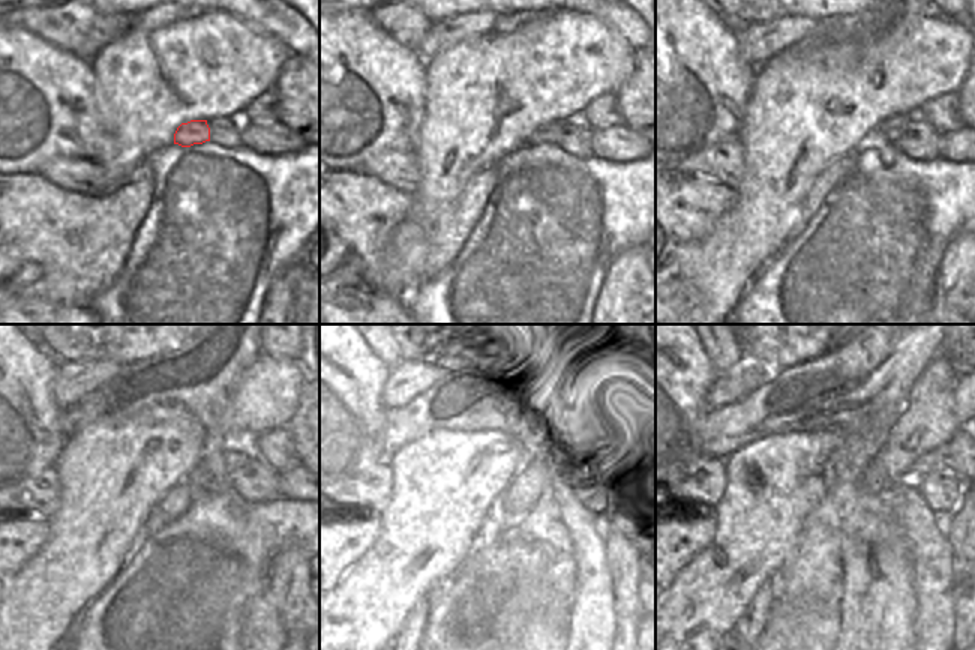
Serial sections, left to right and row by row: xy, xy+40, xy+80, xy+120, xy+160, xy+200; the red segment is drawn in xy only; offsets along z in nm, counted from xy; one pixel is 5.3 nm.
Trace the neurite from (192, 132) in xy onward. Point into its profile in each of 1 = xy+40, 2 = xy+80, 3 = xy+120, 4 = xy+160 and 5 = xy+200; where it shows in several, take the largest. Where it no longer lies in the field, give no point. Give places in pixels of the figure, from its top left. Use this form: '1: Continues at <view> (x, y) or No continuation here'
1: Continues at xy+40 (546, 134)
2: Continues at xy+80 (888, 131)
3: Continues at xy+120 (231, 460)
4: Continues at xy+160 (576, 463)
5: Continues at xy+200 (927, 463).

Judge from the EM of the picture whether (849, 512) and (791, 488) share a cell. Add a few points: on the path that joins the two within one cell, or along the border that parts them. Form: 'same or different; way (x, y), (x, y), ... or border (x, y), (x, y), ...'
different; border (839, 470), (801, 530)

